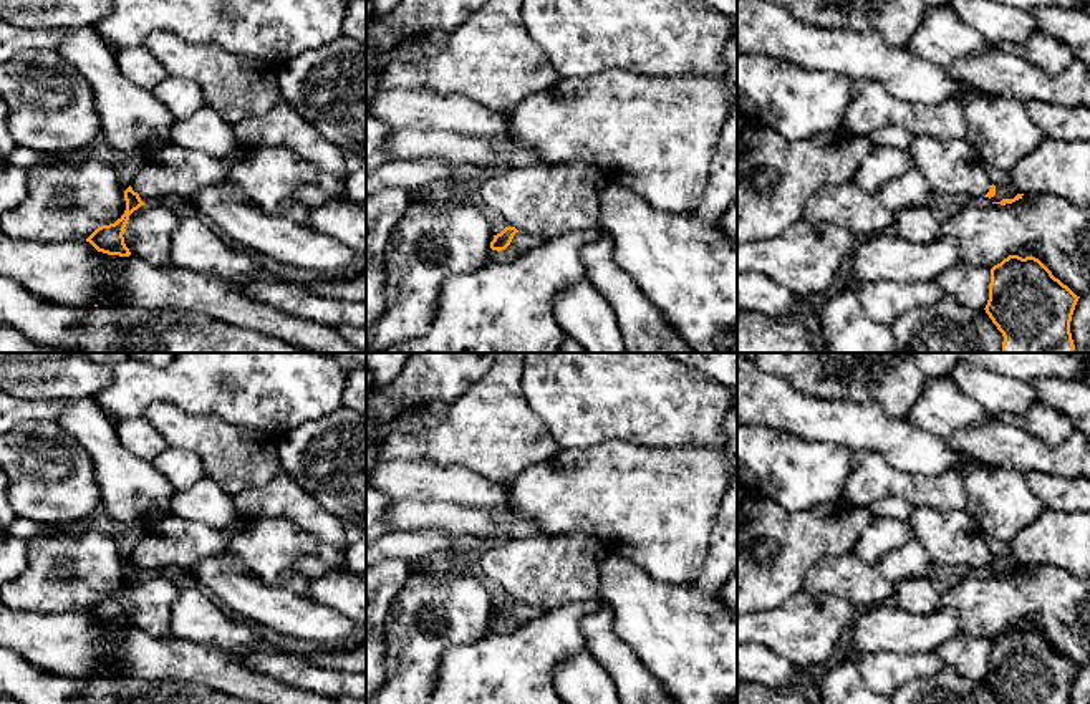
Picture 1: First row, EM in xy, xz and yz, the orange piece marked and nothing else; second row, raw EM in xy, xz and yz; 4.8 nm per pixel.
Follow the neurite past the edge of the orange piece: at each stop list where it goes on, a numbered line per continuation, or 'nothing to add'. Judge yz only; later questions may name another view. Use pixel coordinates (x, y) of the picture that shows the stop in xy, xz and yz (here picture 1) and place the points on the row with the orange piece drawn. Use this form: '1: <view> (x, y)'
1: yz (953, 169)

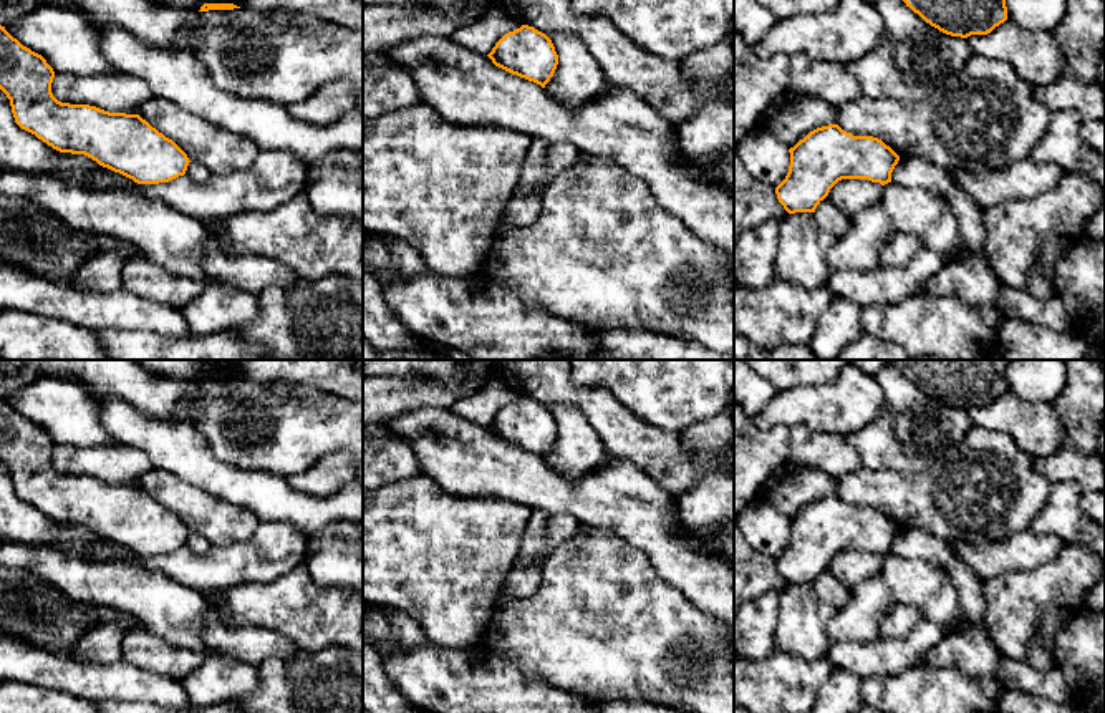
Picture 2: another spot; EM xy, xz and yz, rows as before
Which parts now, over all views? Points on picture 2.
nothing to add

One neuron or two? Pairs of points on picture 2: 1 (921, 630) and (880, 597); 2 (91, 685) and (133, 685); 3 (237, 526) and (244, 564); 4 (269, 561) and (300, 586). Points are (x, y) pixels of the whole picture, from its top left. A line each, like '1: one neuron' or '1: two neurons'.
1: two neurons
2: one neuron
3: two neurons
4: two neurons

